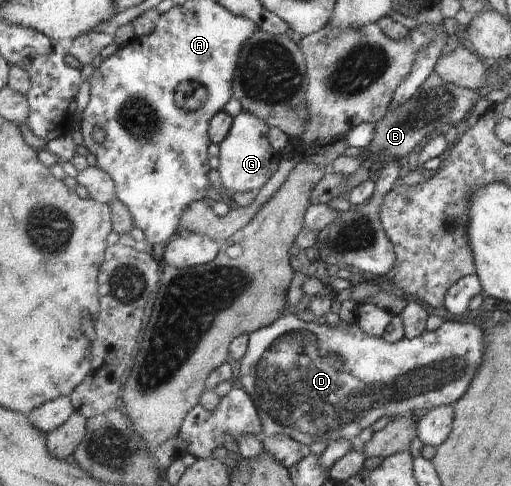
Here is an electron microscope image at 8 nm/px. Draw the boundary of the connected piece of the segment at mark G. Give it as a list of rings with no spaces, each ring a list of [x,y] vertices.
[[[243,111],[233,118],[233,124],[226,139],[220,146],[220,186],[222,199],[229,201],[236,194],[259,191],[278,170],[282,153],[277,153],[268,141],[269,127],[254,114]]]

